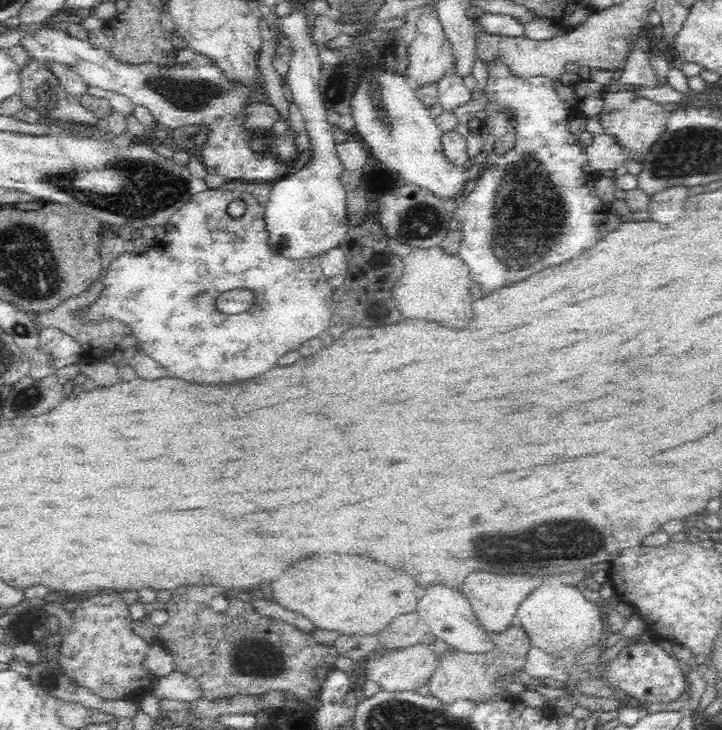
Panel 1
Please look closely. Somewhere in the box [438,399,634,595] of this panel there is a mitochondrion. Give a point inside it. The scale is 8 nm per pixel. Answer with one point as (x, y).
(577, 539)

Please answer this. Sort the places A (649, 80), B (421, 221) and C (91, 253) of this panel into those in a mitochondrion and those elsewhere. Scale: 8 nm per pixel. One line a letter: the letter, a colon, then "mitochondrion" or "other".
A: other
B: mitochondrion
C: other

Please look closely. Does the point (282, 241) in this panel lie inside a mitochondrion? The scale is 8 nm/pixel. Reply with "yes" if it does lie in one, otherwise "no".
yes

